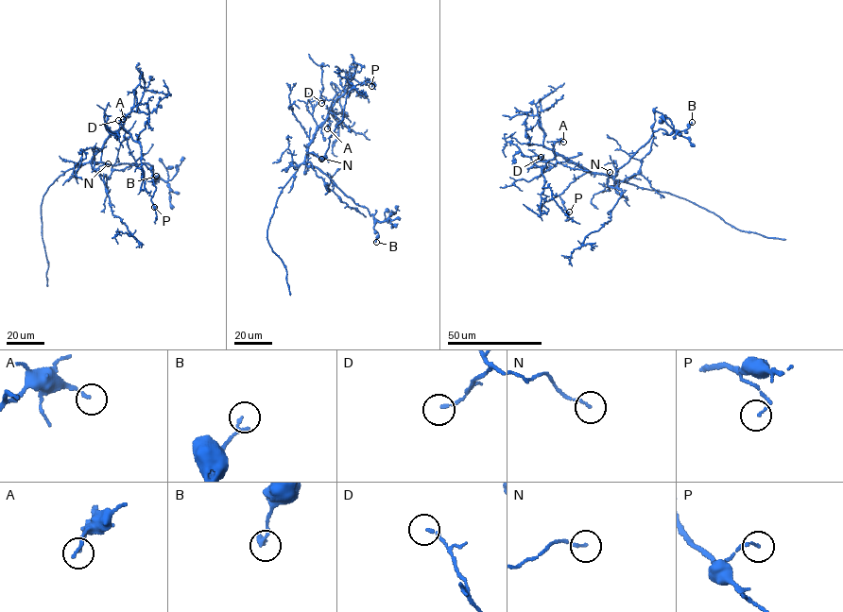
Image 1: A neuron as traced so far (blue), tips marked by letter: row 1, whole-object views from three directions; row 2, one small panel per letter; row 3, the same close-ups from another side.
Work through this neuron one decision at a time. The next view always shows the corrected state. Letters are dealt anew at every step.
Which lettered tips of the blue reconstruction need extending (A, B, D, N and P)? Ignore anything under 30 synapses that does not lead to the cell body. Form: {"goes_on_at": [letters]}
{"goes_on_at": []}

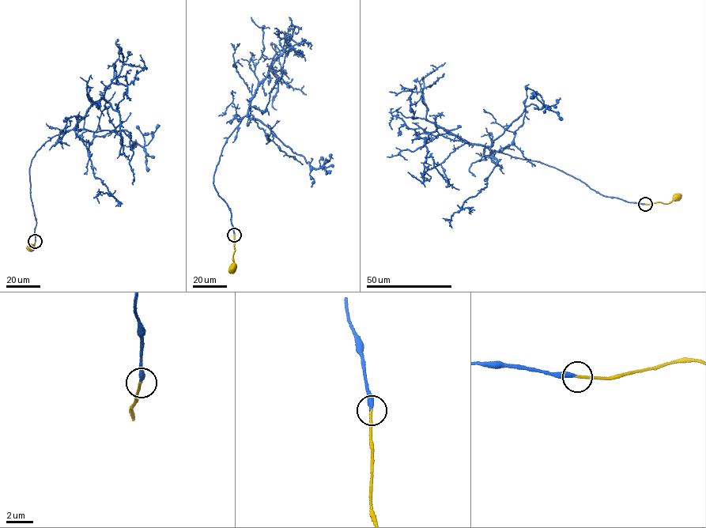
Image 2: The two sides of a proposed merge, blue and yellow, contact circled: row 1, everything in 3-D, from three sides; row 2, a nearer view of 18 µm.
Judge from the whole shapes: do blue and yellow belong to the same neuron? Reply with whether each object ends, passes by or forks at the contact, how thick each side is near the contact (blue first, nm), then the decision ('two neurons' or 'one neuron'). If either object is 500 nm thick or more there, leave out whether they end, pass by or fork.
blue ends; yellow ends; calibres 340 and 150 nm; one neuron

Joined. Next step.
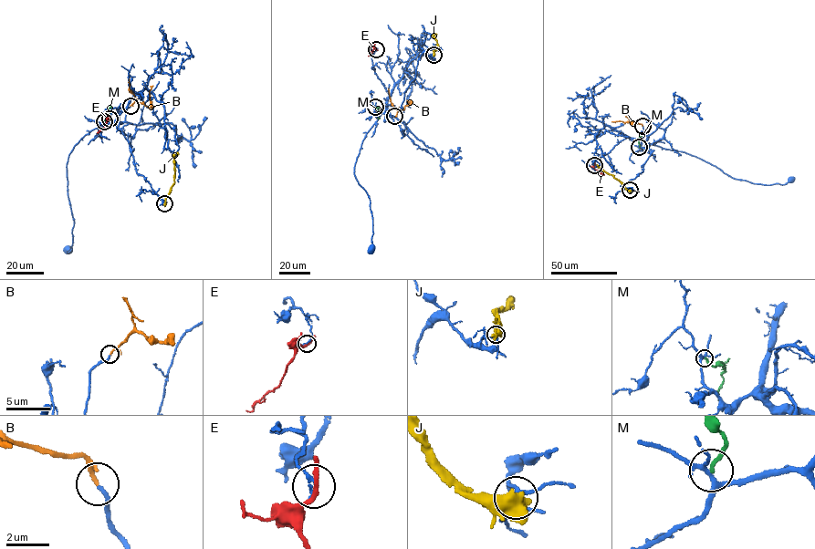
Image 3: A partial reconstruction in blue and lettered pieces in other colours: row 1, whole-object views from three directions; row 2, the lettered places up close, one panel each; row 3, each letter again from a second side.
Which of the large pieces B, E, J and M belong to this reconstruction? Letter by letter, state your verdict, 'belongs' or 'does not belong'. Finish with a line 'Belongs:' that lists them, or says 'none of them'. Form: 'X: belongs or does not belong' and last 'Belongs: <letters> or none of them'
B: belongs
E: does not belong
J: does not belong
M: does not belong
Belongs: B

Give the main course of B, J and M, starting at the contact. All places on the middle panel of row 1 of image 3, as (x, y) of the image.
B: (394, 117), (399, 110), (411, 103), (407, 100), (407, 105)
J: (433, 55), (438, 45), (433, 36), (435, 35)
M: (375, 107), (378, 108), (380, 118)

